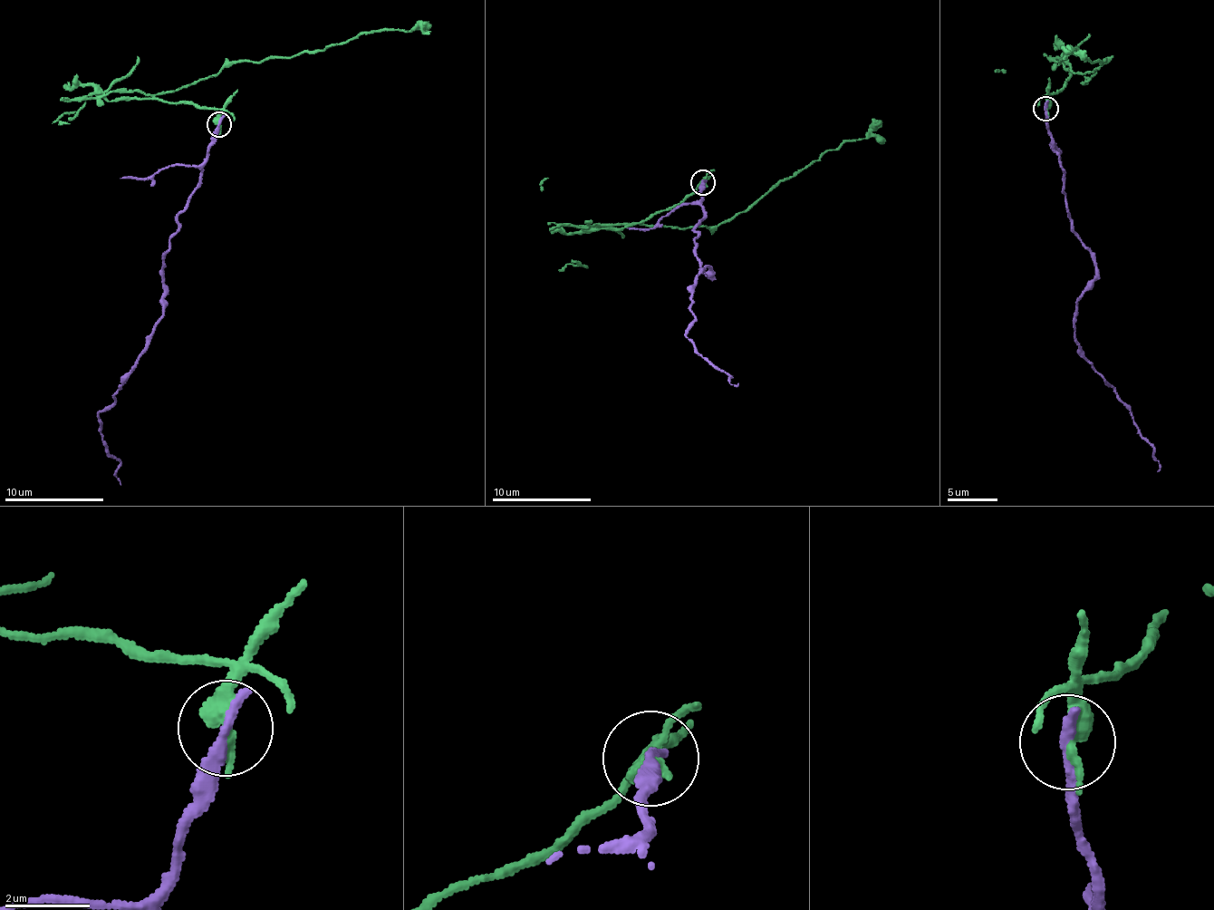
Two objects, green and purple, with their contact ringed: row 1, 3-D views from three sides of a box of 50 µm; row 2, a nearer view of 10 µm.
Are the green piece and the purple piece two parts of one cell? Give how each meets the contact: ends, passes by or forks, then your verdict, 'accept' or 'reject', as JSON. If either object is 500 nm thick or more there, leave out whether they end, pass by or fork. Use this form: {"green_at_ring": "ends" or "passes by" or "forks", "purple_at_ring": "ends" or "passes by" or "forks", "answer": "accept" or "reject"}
{"green_at_ring": "ends", "purple_at_ring": "ends", "answer": "reject"}

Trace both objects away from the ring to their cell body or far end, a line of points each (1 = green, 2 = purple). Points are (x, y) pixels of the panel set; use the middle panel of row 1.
1: (703, 182), (650, 218), (646, 225), (719, 227), (823, 153), (837, 150), (843, 142), (868, 139), (882, 121)
2: (703, 182), (703, 218), (693, 243), (700, 268), (715, 272), (707, 266), (701, 271), (686, 336), (737, 382)

